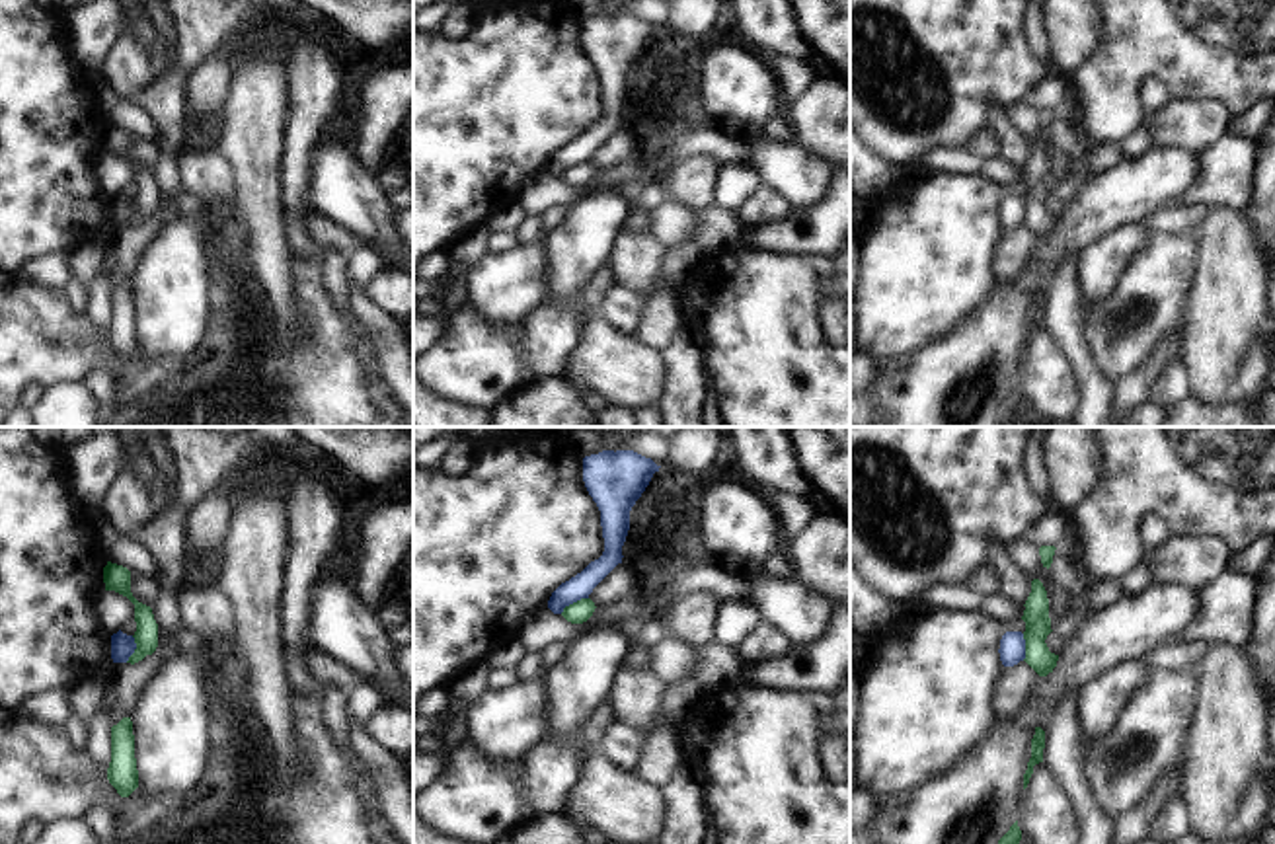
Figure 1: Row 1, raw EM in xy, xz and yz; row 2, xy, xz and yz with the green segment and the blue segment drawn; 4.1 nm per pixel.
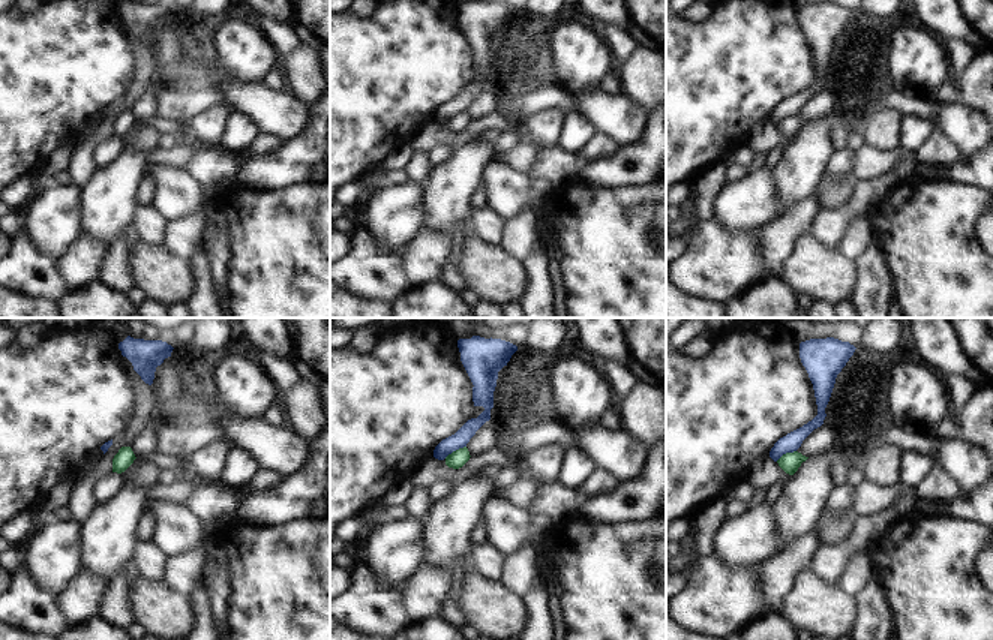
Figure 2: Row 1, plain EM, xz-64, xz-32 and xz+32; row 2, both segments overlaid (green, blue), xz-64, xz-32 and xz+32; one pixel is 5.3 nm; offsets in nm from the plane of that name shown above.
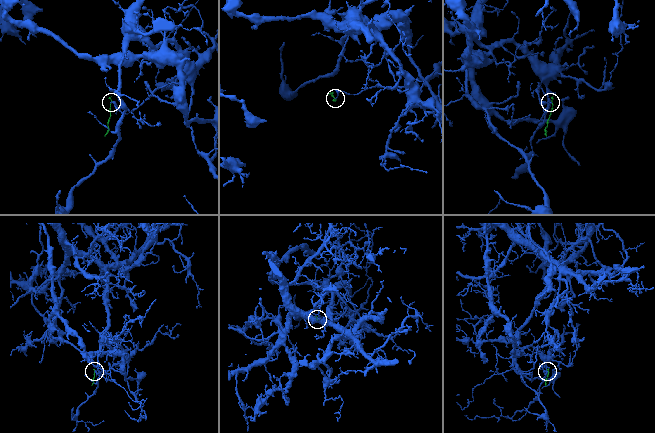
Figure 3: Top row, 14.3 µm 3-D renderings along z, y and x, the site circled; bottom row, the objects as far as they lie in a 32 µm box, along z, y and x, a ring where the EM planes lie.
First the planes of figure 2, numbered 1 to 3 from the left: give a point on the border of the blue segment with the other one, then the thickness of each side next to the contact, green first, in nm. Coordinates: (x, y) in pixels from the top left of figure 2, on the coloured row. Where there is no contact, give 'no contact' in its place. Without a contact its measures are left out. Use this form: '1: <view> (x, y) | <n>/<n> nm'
1: no contact
2: xz-32 (456, 450) | 90/90 nm
3: xz+32 (786, 453) | 110/100 nm

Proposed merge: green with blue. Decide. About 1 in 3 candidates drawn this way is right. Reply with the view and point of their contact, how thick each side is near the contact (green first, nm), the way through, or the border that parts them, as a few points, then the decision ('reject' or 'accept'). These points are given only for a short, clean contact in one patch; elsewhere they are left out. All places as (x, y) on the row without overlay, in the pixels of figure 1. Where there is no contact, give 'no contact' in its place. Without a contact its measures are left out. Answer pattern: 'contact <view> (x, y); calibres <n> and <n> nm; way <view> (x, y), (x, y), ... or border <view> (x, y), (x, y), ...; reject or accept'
contact xz (574, 166); calibres 90 and 100 nm; border xz (587, 160), (570, 166), (560, 176); reject

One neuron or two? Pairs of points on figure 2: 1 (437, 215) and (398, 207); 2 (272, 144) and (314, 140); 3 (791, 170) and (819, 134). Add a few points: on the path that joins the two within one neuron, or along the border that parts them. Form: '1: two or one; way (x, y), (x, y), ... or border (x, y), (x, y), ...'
1: two; border (423, 185), (425, 227)
2: two; border (284, 143), (267, 153), (249, 156)
3: one; way (800, 161), (815, 143)

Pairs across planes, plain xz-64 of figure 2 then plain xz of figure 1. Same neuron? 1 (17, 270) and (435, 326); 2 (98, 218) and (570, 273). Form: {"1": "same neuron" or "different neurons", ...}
{"1": "different neurons", "2": "same neuron"}

